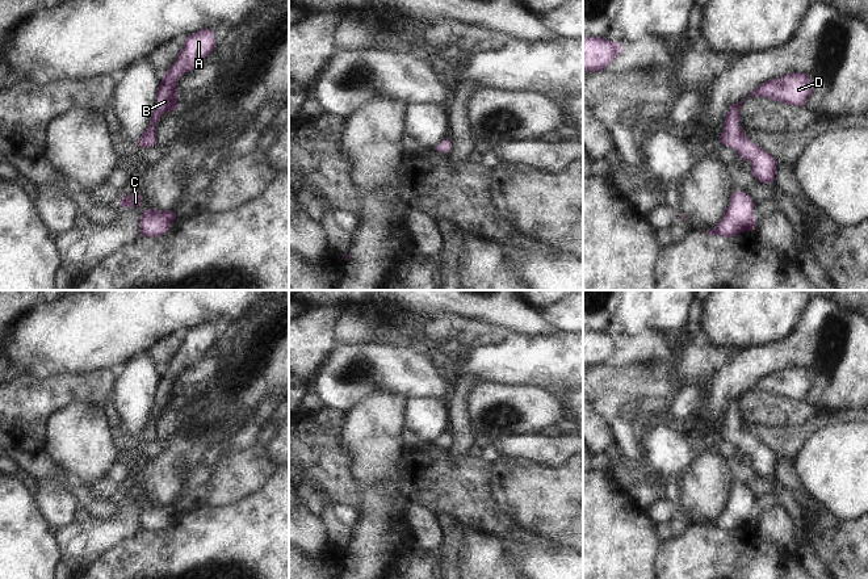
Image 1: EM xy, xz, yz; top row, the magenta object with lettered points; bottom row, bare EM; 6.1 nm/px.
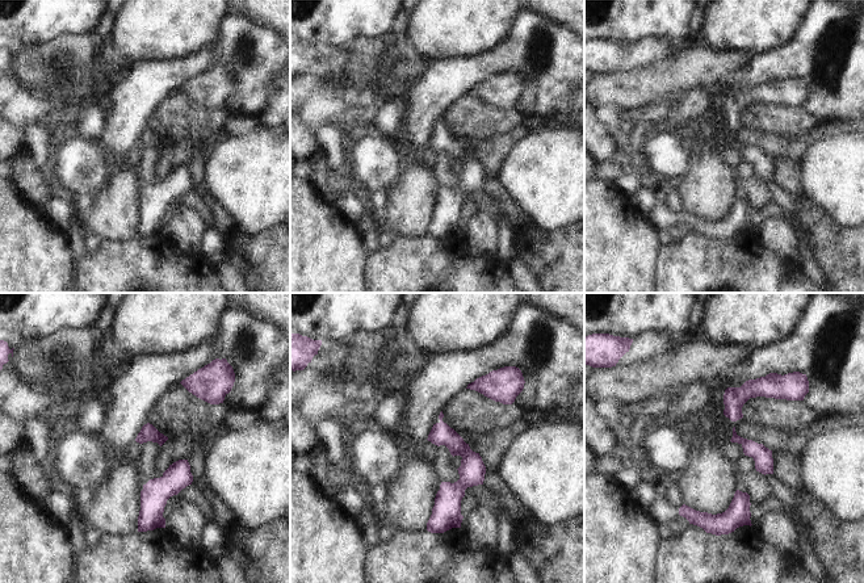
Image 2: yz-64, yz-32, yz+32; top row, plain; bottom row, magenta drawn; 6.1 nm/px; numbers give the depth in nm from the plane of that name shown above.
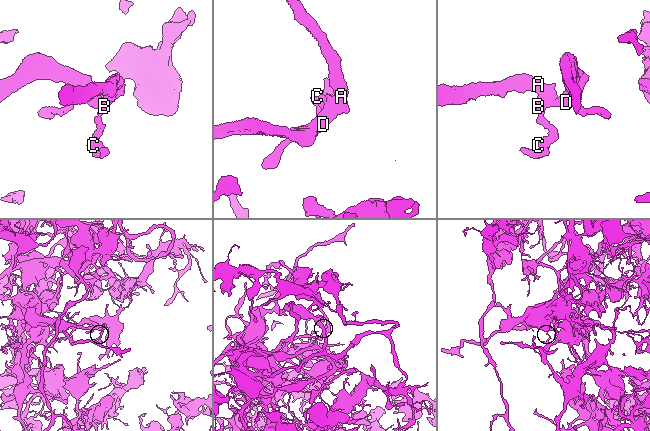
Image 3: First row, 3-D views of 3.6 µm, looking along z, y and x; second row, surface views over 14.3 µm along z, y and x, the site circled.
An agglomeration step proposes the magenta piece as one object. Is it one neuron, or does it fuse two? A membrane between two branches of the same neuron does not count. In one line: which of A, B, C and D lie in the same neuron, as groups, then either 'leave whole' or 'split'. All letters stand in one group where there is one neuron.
A B C D | leave whole

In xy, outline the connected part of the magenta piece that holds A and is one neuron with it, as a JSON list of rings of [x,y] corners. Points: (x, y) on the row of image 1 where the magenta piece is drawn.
[[[213,29],[198,30],[186,37],[177,60],[173,62],[172,67],[162,76],[151,126],[147,127],[141,137],[138,143],[141,147],[156,146],[155,125],[167,112],[177,109],[176,85],[180,76],[200,67],[204,59],[214,50],[214,46]]]

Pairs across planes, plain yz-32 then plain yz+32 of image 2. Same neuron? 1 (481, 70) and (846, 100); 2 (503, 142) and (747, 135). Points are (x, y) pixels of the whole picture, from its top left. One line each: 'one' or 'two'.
1: one
2: one

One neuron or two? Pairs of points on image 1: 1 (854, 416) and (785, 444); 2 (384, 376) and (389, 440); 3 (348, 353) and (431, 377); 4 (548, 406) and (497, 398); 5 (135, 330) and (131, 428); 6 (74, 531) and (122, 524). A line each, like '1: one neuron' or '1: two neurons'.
1: one neuron
2: two neurons
3: one neuron
4: one neuron
5: two neurons
6: one neuron

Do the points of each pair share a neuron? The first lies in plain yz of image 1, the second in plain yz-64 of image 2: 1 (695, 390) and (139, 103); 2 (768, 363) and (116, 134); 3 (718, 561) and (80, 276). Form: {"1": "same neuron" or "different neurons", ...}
{"1": "different neurons", "2": "same neuron", "3": "same neuron"}

